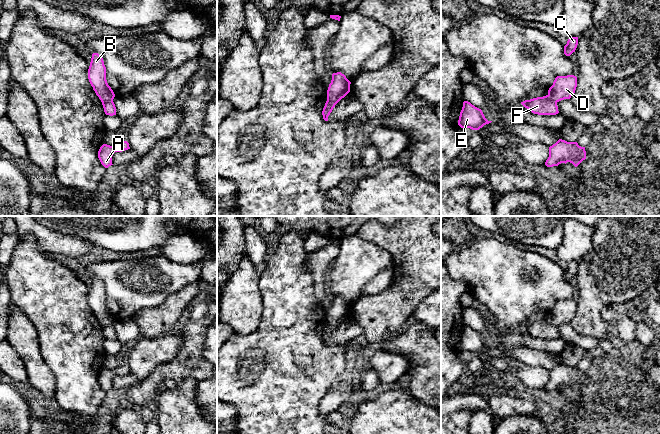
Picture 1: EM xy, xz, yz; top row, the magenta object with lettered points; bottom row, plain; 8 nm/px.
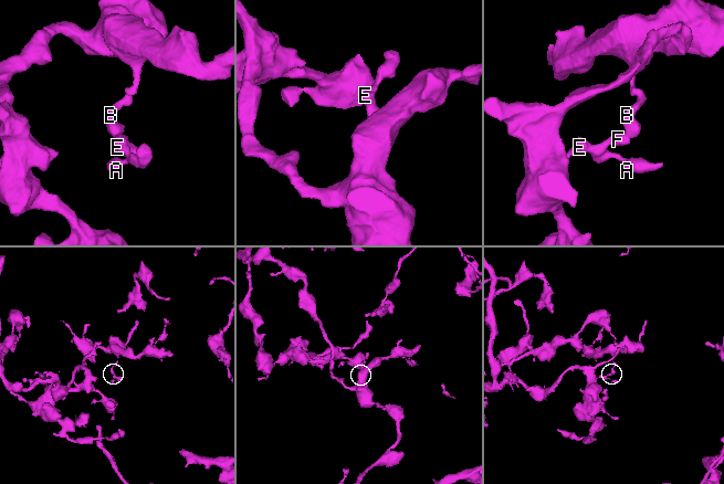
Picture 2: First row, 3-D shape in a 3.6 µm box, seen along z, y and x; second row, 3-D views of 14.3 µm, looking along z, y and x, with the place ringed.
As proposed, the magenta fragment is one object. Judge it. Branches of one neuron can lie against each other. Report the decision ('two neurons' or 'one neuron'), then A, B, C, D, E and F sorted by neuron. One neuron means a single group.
two neurons; A E F / B C D

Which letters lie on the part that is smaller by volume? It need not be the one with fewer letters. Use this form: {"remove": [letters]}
{"remove": ["A", "E", "F"]}

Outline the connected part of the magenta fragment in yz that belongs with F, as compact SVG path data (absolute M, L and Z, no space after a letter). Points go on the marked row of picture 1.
M548 95L525 100L521 104L538 115L556 115L559 113L557 103L550 100Z

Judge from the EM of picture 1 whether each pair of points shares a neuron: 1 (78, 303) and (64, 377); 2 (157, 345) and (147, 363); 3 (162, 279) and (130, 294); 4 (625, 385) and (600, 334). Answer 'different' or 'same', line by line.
1: same
2: same
3: same
4: different

